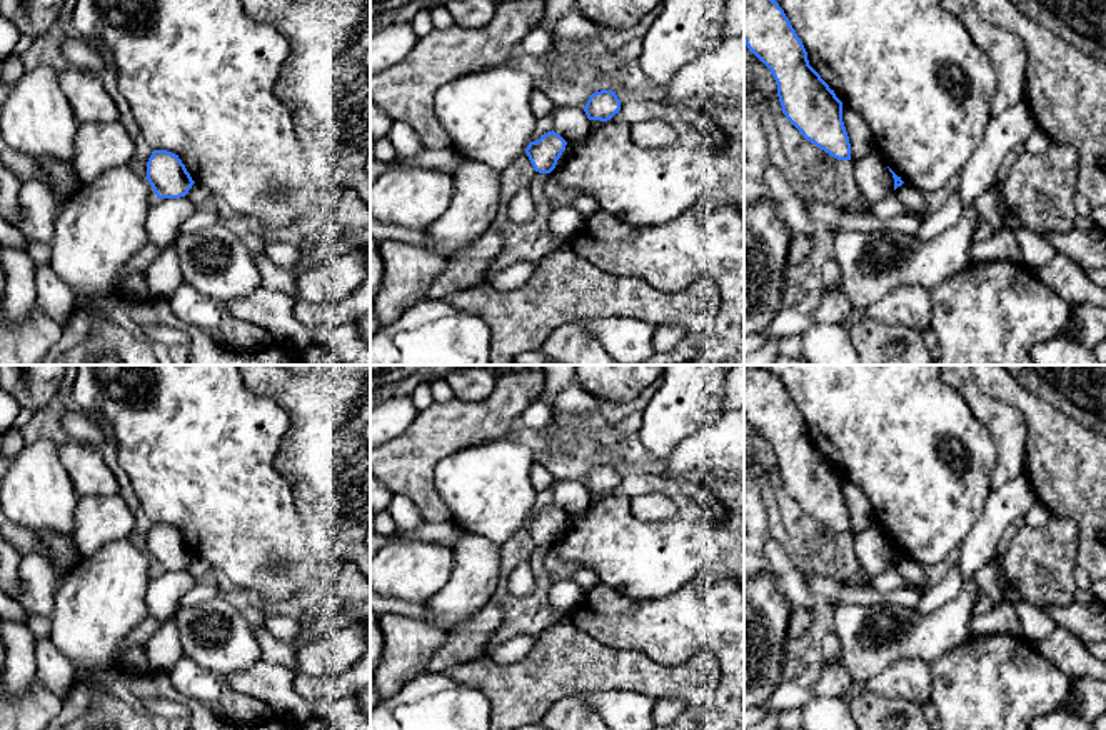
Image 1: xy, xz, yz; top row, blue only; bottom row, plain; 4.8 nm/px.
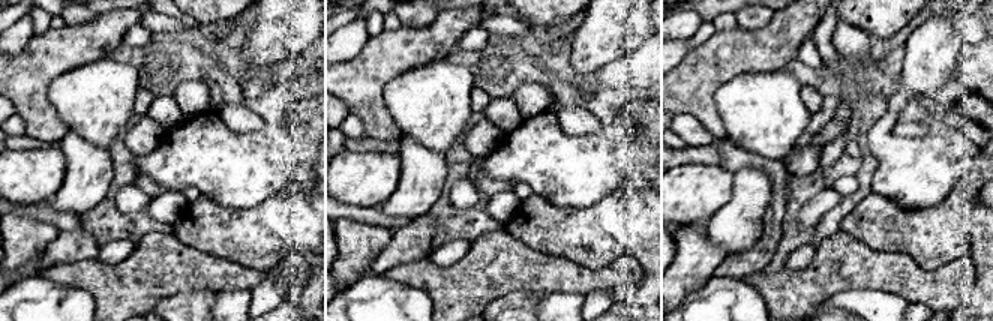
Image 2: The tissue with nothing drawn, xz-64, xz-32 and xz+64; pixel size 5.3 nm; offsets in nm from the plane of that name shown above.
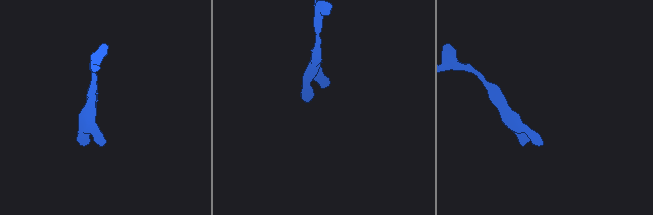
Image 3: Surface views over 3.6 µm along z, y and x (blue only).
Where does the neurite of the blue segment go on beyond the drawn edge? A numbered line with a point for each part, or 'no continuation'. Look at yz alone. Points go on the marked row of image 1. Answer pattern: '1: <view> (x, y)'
no continuation

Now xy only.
no continuation

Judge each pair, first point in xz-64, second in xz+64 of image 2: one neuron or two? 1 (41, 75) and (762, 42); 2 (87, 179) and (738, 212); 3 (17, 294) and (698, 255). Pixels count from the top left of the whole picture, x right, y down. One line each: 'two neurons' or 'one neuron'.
1: one neuron
2: one neuron
3: two neurons

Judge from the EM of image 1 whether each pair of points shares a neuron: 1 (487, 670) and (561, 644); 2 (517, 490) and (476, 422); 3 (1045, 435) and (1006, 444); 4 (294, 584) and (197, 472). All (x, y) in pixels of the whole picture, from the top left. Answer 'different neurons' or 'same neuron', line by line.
1: same neuron
2: different neurons
3: different neurons
4: same neuron

